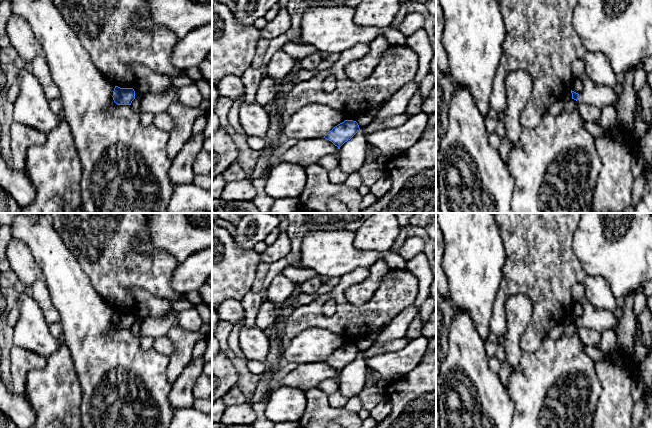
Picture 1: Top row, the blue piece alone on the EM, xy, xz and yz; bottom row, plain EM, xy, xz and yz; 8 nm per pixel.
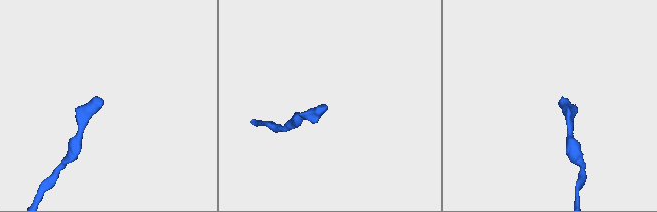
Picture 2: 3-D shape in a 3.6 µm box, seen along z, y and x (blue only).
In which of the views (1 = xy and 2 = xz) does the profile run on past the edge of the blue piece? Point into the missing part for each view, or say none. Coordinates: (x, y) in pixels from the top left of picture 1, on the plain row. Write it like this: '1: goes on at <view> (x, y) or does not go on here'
1: does not go on here
2: does not go on here

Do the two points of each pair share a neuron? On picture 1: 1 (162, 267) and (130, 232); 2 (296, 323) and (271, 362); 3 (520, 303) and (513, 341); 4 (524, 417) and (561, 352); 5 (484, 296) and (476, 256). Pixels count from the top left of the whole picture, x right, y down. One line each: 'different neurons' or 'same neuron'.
1: same neuron
2: different neurons
3: same neuron
4: same neuron
5: same neuron

